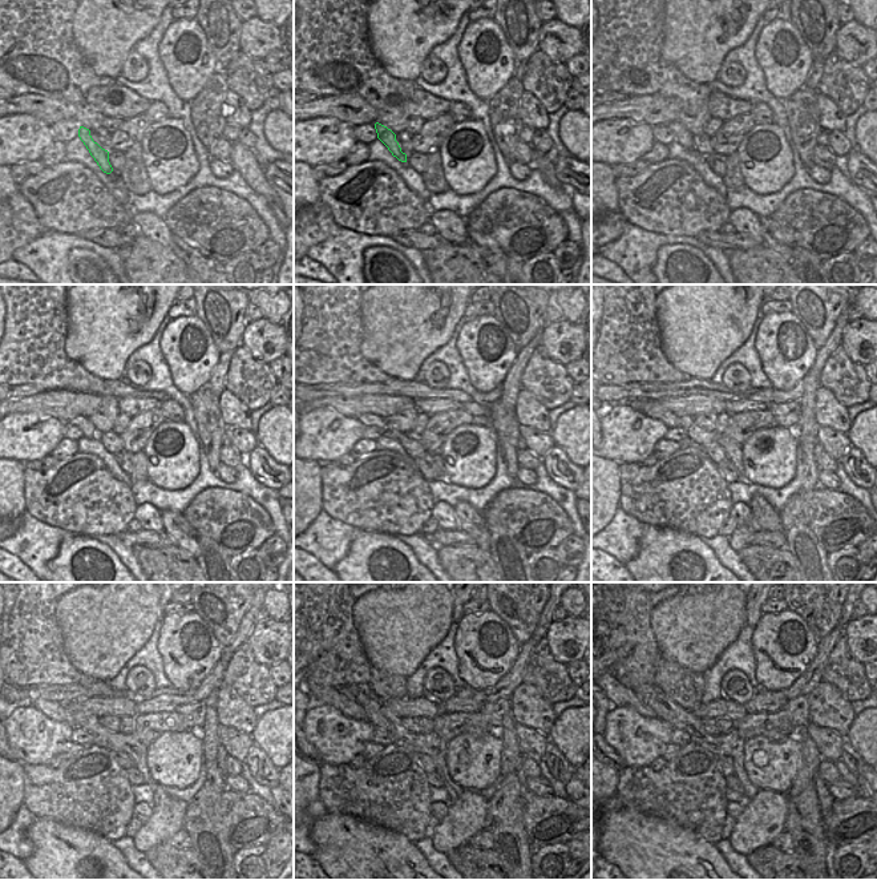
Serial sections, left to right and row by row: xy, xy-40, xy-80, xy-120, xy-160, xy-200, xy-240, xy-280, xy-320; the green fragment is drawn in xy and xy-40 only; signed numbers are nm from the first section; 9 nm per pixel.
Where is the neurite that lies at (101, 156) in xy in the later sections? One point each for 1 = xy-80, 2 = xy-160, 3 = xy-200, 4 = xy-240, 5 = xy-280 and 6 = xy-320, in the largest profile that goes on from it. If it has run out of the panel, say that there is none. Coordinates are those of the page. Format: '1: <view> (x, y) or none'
1: xy-80 (682, 134)
2: xy-160 (366, 419)
3: xy-200 (654, 410)
4: xy-240 (55, 711)
5: xy-280 (328, 695)
6: xy-320 (621, 695)

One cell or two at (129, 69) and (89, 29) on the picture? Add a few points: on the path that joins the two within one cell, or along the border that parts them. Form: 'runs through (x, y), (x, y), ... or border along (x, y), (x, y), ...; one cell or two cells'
border along (132, 49), (120, 73); two cells

